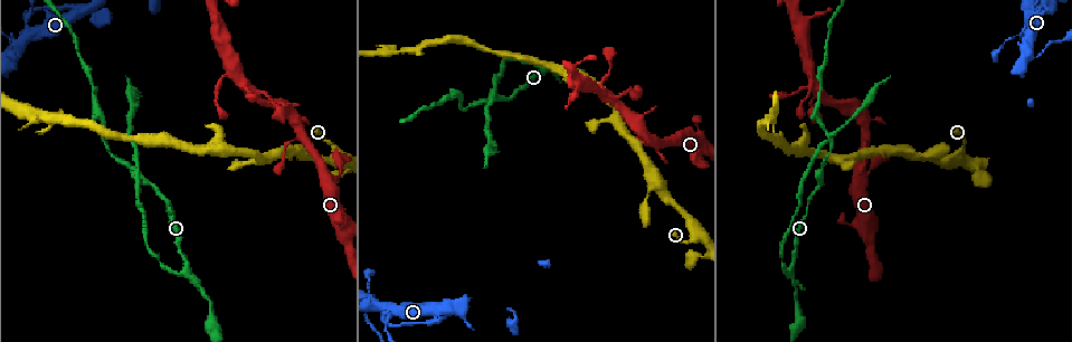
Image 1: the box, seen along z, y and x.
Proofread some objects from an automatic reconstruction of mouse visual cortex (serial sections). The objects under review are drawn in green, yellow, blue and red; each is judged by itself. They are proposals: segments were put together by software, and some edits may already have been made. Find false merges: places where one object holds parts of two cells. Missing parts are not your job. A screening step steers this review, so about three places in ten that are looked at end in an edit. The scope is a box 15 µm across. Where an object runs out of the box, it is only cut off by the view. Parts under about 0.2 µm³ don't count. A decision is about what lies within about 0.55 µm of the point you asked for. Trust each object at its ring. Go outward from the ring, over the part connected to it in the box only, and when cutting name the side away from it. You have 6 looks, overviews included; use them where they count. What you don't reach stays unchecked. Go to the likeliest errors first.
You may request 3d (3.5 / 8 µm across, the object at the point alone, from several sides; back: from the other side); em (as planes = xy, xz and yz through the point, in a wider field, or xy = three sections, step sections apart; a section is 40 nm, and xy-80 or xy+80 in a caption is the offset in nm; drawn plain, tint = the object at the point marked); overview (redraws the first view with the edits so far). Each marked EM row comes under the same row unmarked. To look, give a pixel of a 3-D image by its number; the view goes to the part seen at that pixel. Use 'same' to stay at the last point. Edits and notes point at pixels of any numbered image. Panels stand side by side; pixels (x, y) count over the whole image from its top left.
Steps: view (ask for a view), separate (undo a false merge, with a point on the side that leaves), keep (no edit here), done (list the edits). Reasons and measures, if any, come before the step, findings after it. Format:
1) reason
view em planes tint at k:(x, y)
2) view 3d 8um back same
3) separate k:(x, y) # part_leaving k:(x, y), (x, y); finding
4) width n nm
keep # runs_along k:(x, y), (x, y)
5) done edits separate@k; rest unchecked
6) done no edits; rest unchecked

abrupt turn
view 3d 8um at 1:(31, 33)

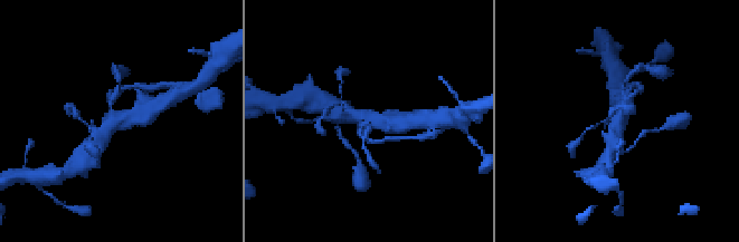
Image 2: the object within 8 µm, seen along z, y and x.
arms 3; arm_widths 200, 450, 500 nm; need the tissue
view em planes tint at 2:(368, 120)

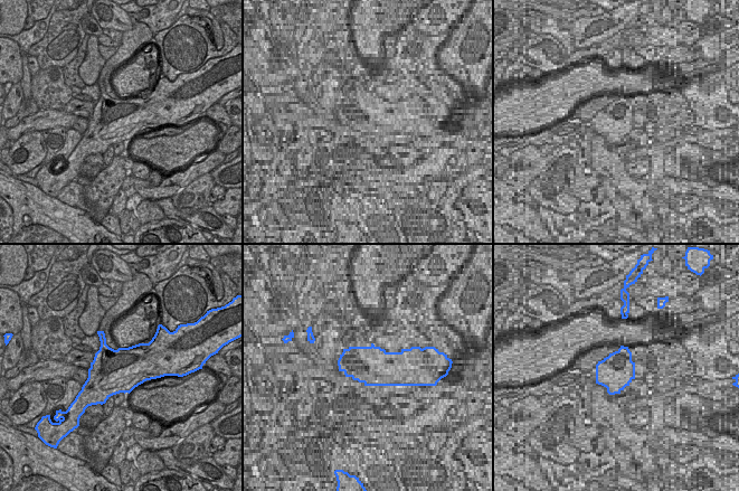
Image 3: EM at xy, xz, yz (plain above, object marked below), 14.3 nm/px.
keep # runs_along 2:(148, 109), (114, 122), (95, 143); one cell here

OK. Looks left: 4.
three-way junction
view 3d 8um back at 1:(545, 69)

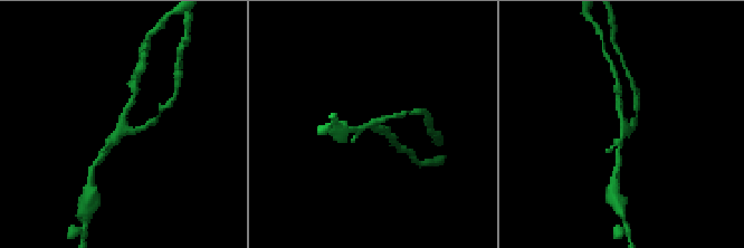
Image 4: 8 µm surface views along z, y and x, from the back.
view 3d 3.5um at 4:(373, 123)

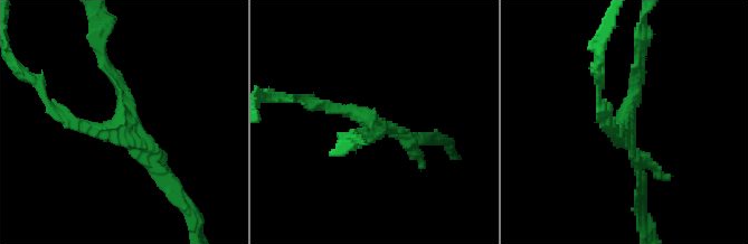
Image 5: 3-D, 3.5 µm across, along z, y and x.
arms 3; arm_widths 150, 150, 200 nm; need the tissue
view em xy step 2 tint at 5:(121, 121)

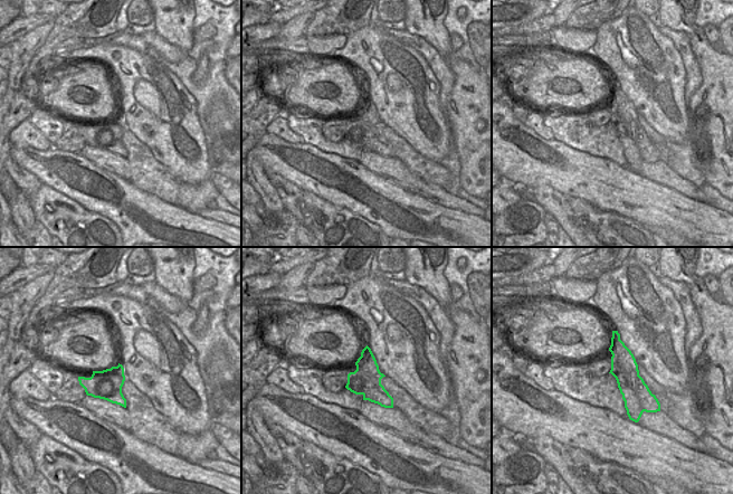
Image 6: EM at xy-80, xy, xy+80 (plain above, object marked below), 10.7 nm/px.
keep # runs_along 5:(104, 54), (121, 119), (84, 129), (59, 112); continuous, no second cell

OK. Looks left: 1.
done no edits; rest unchecked

